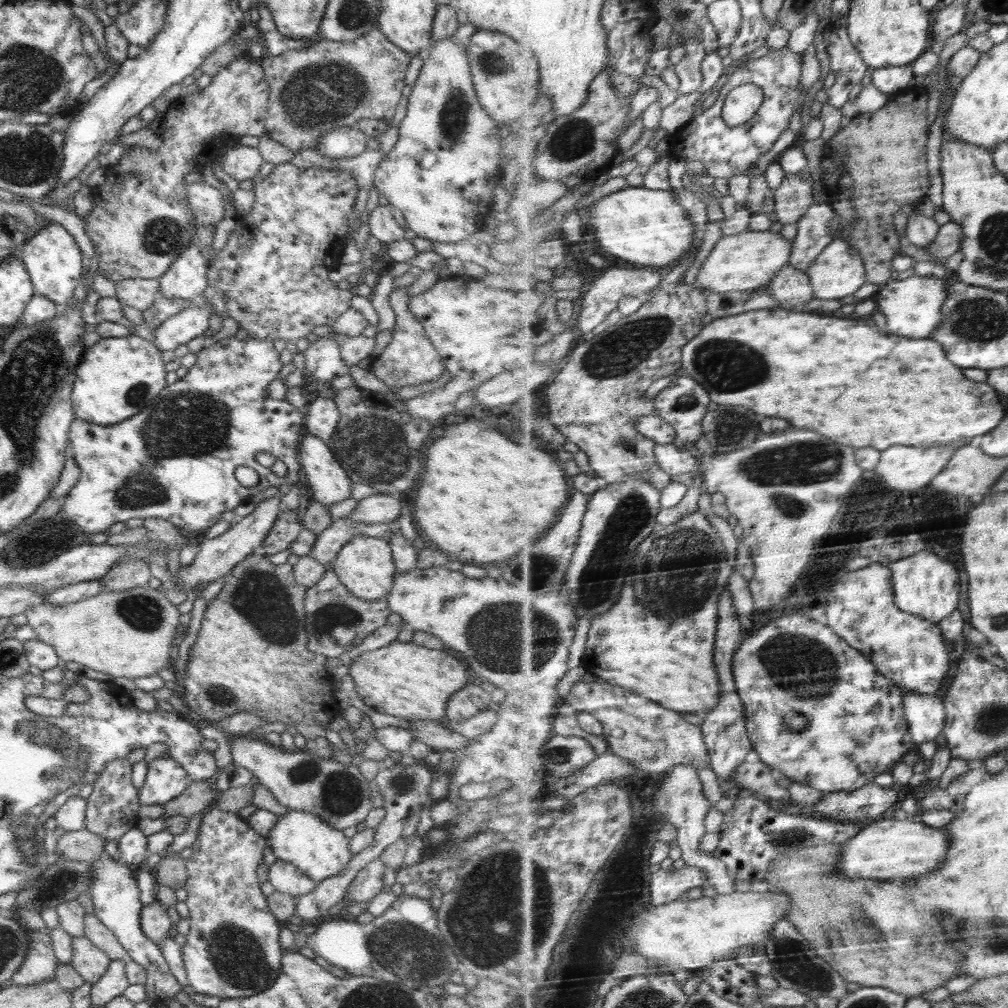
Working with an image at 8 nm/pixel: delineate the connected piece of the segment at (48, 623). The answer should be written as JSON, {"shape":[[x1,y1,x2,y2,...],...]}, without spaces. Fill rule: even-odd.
{"shape":[[144,586,116,592,102,591,86,600,68,604,38,602,23,613,27,616,27,624,30,624,37,635,36,639,52,646,62,663,70,660,115,678,136,679,142,676,156,676,164,667,173,668,170,647,173,646,172,640,179,633,178,618,182,610,183,608,170,603,160,589]]}

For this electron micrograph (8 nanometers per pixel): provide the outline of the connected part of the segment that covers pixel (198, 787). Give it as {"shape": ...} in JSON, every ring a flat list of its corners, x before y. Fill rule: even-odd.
{"shape":[[191,781,175,799,163,804,163,817,185,816,191,817,199,812,204,812,214,800,214,792,208,781]]}

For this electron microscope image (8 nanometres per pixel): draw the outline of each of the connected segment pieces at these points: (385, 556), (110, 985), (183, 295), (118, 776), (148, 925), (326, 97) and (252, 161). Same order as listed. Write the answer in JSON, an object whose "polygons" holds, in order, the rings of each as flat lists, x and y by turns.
{"polygons":[[[358,535,348,541,332,564,331,570,336,573,340,582,362,600,386,599,392,590,393,578,397,572,388,541,365,535]],[[112,960,100,980,91,986,92,1005,104,1007,112,998,123,994,130,983,125,975,124,964,125,961]],[[192,240,189,247,180,253,171,267,159,278,164,297,195,301,202,297,208,285,210,262,202,255,199,241]],[[128,758,111,760,93,782,91,795,86,799,85,828,103,839,119,841,125,832,137,826,140,808,139,790,131,781,132,765]],[[155,900,152,904,143,906,140,912,140,926,144,936,157,945,170,936,170,929,173,926,166,909,158,900]],[[376,26,353,41,336,42,319,37,308,46,294,48,282,55,265,55,260,59,269,86,265,134,295,153,302,148,315,150,323,134,335,128,354,127,362,118,391,119,402,98,404,76,411,61,400,49]],[[238,145,223,156,221,167,238,181,250,180,258,174,264,159,256,147]]]}

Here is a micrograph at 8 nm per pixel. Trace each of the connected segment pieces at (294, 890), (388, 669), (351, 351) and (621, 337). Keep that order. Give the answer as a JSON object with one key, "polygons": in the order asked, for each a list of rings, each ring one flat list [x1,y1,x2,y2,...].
{"polygons":[[[277,858,268,866,268,881,278,892,294,898,302,897,316,889,316,881,308,878,296,865]],[[396,640,389,645,363,652,351,662,349,673,360,698,376,712,407,720,440,721,447,716,446,707,451,696,471,682,466,676,466,669,460,660,446,651,424,648,413,642,405,643]],[[314,326,311,332,319,337,330,335,337,340,341,350,342,360,347,365,358,365,361,360,371,356,370,353,374,350,376,339,374,337,356,335,348,336,335,332,332,326]],[[679,189,676,191,678,199,697,224,699,242,693,251,675,264,673,271,664,277,661,286,653,293,652,298,636,314,624,316,622,320,597,334,593,339,584,341,572,350,567,362,560,368,557,377,543,390,542,400,552,422,570,441,580,446,589,456,591,468,596,475,605,479,608,484,622,482,628,477,634,479,648,479,652,485,665,489,672,484,672,474,660,467,655,449,658,444,640,433,639,422,642,416,656,416,656,399,648,399,647,392,660,379,668,378,683,369,683,348,695,339,705,327,704,316,709,314,707,293,696,284,684,283,686,272,694,266,703,233,708,228,709,208,699,191]]]}

